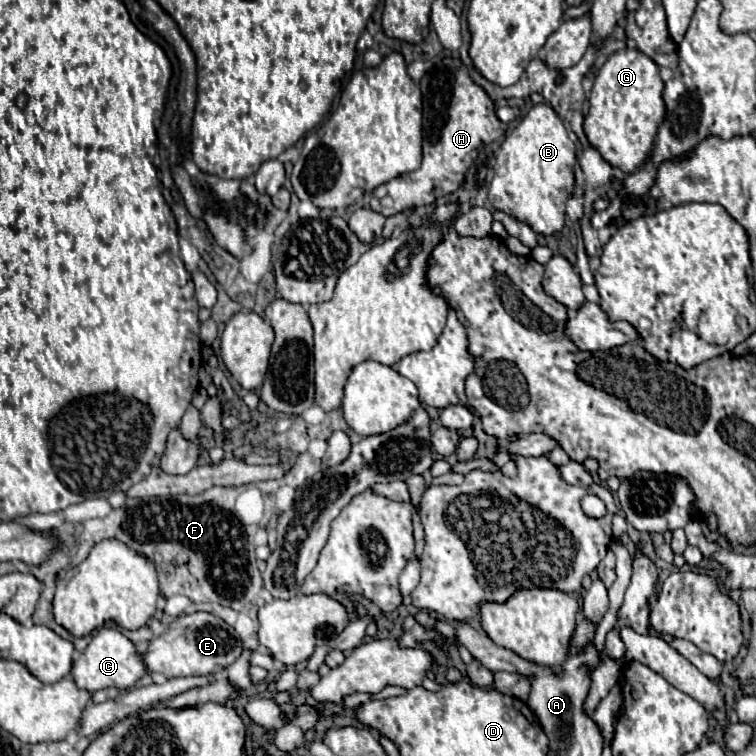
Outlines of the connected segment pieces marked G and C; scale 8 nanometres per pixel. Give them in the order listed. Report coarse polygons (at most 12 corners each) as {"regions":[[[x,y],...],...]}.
{"regions":[[[635,48],[595,76],[583,128],[625,174],[665,118],[659,66]],[[115,628],[93,636],[73,662],[87,692],[129,690],[147,674],[143,656]]]}

